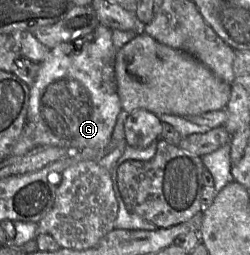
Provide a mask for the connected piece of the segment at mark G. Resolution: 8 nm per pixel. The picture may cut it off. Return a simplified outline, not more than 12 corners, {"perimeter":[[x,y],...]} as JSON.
{"perimeter":[[112,31],[50,49],[30,86],[36,146],[108,151],[122,111]]}

